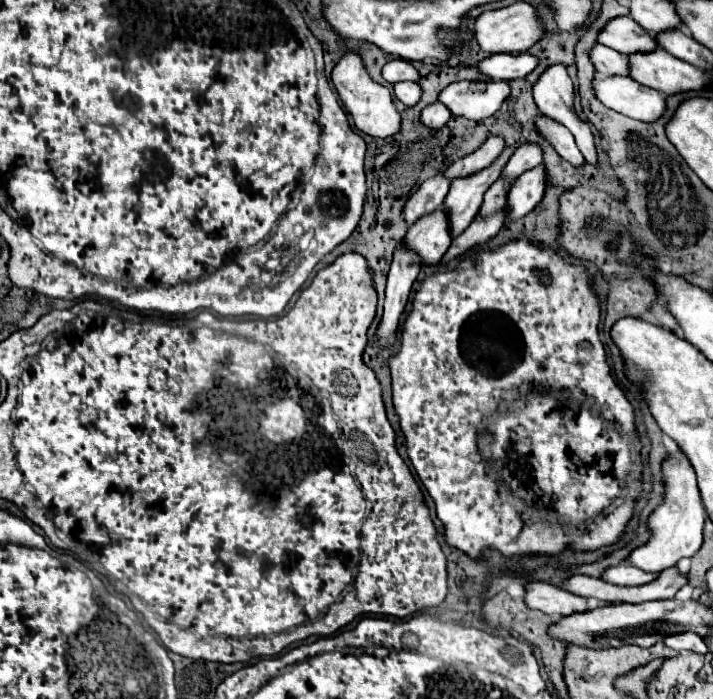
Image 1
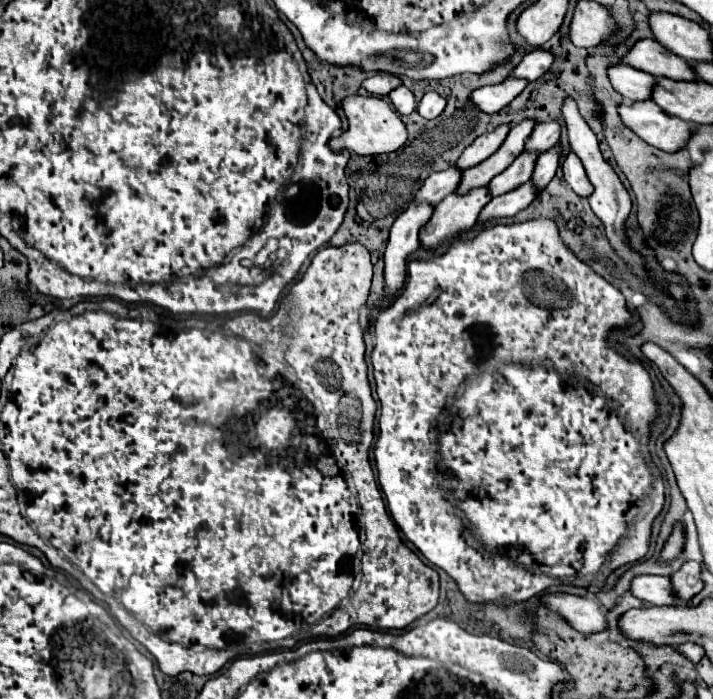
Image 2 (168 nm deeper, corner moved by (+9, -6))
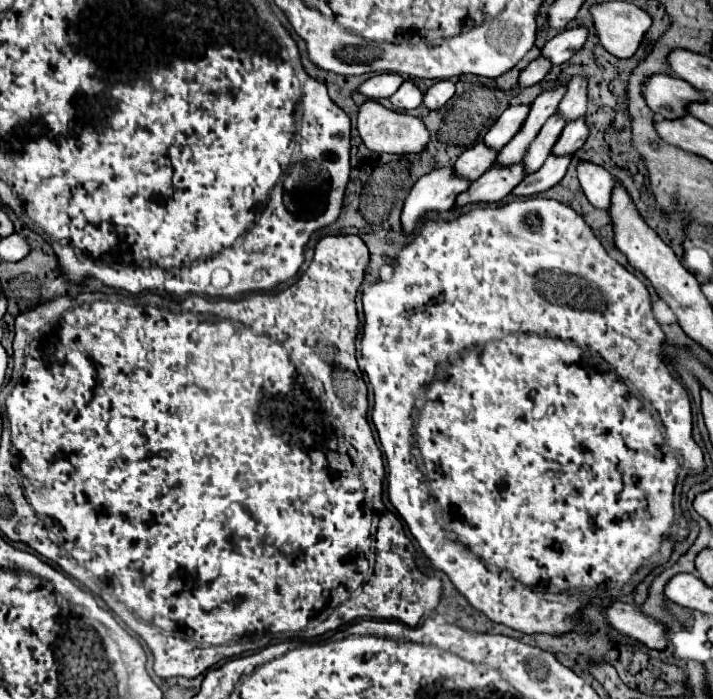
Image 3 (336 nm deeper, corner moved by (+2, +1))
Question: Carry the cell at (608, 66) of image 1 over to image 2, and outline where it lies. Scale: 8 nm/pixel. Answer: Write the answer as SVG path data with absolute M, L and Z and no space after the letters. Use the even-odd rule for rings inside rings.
M626 64L608 66L608 78L612 88L628 100L648 100L656 80L652 74L634 70L632 66Z

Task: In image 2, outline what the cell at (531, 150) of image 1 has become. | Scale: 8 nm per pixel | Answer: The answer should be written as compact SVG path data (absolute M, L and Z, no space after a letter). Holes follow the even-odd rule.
M548 122L548 124L536 124L536 128L532 130L532 134L526 140L524 150L526 152L534 152L534 154L542 154L548 152L560 138L560 126L558 122Z

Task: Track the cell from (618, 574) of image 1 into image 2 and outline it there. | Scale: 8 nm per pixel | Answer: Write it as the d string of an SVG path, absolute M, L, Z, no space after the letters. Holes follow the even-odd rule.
M652 574L634 576L632 582L630 582L630 592L636 598L646 600L646 602L656 604L656 606L680 604L680 600L676 600L672 596L672 588L670 588L668 576L652 576Z

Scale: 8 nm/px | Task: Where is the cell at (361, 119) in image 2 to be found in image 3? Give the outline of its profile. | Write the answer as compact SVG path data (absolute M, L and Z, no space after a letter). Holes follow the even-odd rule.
M367 101L359 109L359 121L357 121L359 135L367 149L375 153L391 153L391 155L417 155L427 149L429 143L429 131L425 123L417 117L411 117L407 113L397 113L391 109L385 109L377 101Z

